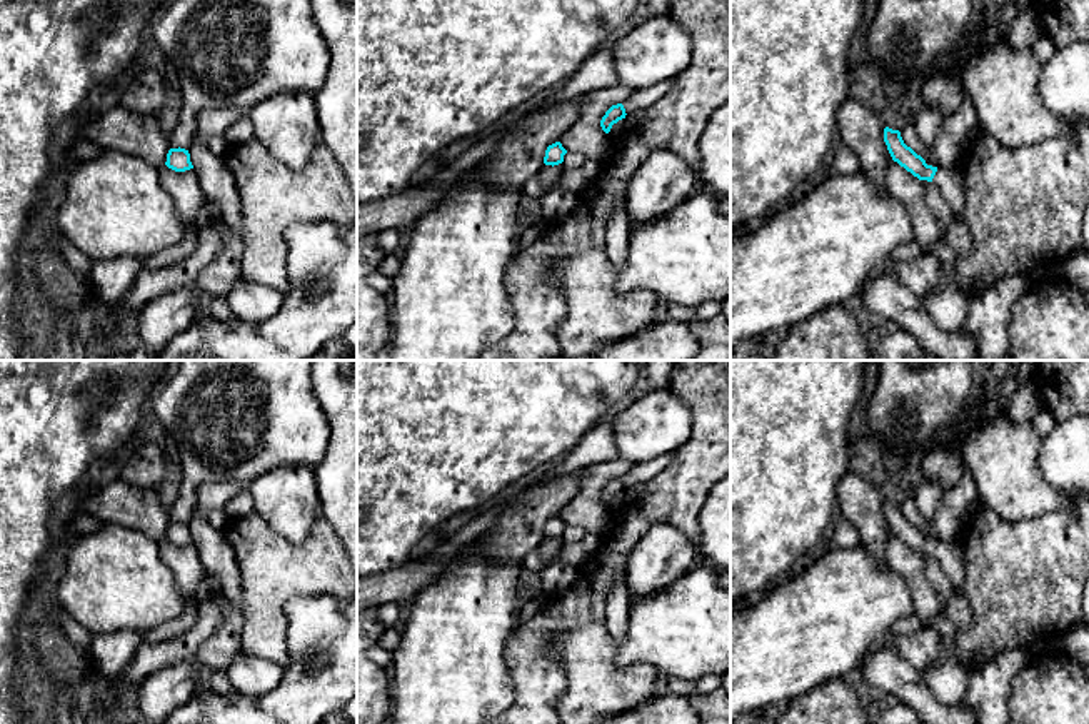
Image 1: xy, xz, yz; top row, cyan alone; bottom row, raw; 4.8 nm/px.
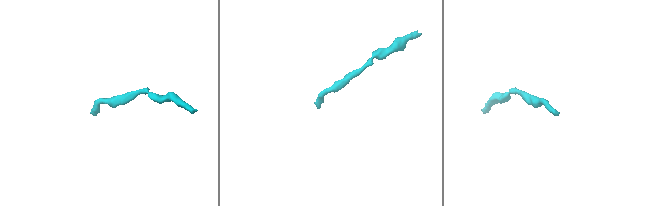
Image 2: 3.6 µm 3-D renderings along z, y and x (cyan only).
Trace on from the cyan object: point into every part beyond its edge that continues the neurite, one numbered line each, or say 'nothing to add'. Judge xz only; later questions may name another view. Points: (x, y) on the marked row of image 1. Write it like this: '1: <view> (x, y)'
nothing to add

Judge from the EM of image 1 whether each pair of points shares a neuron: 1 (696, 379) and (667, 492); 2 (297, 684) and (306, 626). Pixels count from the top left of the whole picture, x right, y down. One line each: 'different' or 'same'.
1: same
2: same

